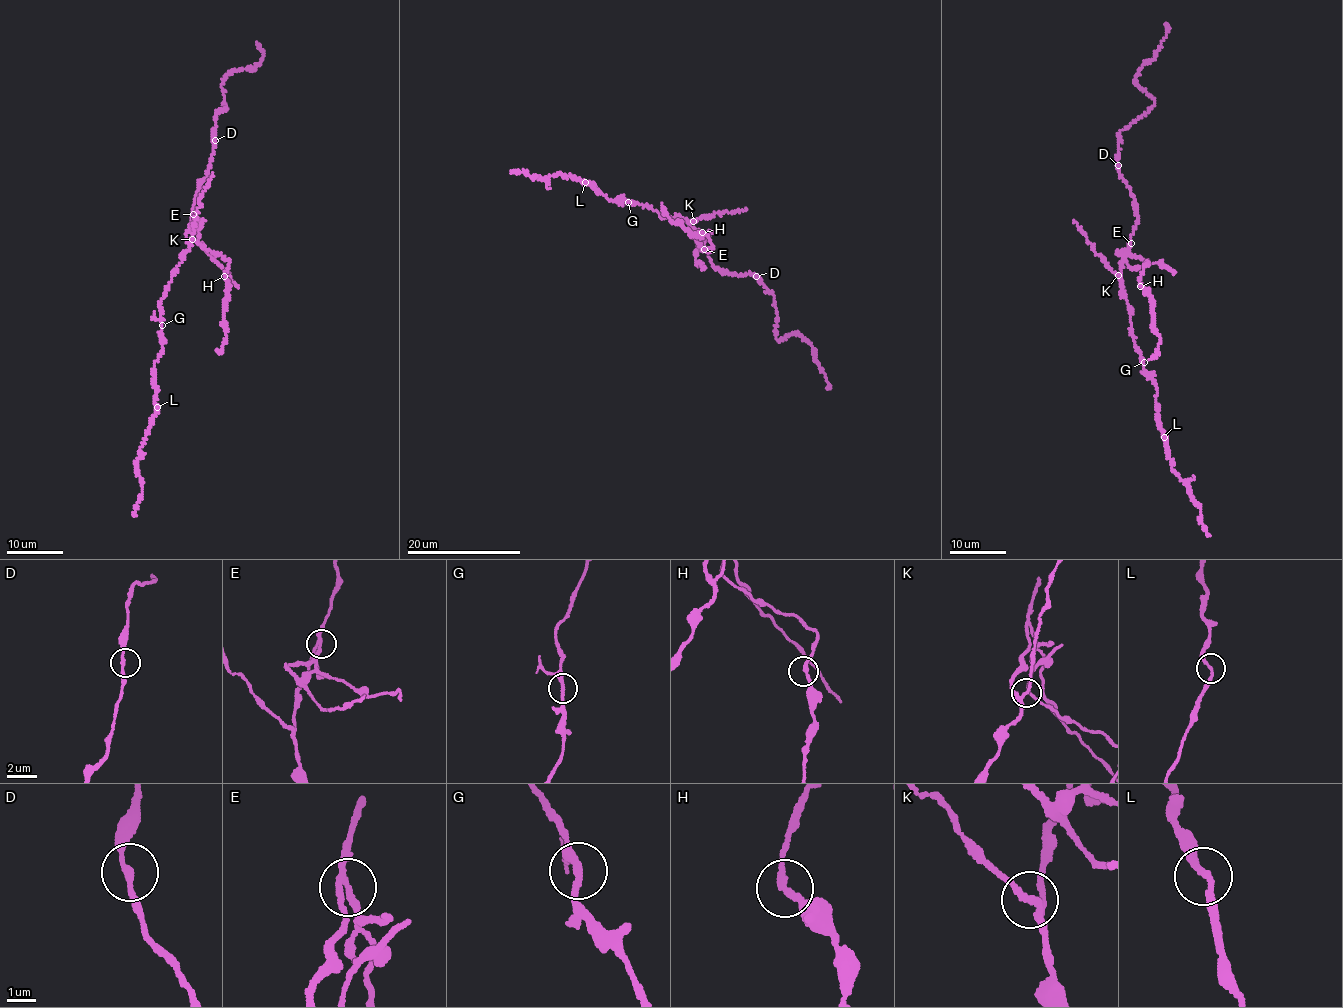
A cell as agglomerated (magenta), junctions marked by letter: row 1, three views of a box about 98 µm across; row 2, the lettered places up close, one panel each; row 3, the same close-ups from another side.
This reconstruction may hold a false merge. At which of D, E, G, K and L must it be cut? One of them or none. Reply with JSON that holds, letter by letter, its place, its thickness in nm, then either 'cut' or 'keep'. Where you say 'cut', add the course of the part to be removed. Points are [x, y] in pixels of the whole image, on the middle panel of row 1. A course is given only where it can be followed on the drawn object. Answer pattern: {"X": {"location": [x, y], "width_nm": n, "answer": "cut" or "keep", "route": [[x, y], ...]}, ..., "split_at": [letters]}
{"D": {"location": [756, 276], "width_nm": 200, "answer": "keep"}, "E": {"location": [704, 249], "width_nm": 180, "answer": "cut", "route": [[704, 249], [704, 238], [693, 237], [707, 251], [703, 232], [675, 223], [661, 203]]}, "G": {"location": [628, 202], "width_nm": 200, "answer": "keep"}, "K": {"location": [693, 221], "width_nm": 200, "answer": "keep"}, "L": {"location": [585, 182], "width_nm": 200, "answer": "keep"}, "split_at": ["E"]}

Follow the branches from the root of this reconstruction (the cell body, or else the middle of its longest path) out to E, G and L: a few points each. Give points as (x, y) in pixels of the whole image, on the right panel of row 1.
E: (1120, 272), (1122, 259), (1131, 243)
G: (1120, 272), (1134, 346), (1144, 362)
L: (1120, 272), (1134, 346), (1140, 353), (1144, 371), (1155, 384), (1158, 424), (1164, 437)

